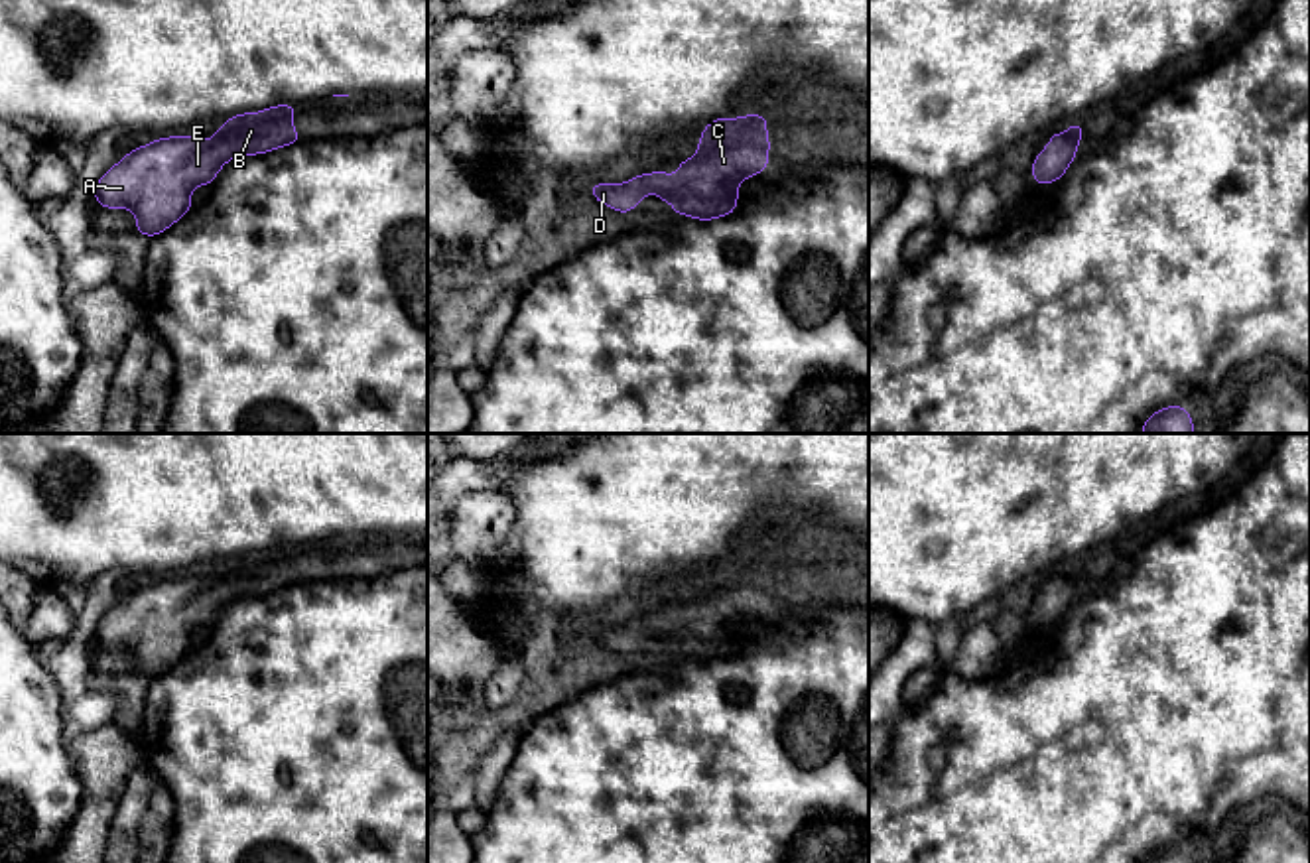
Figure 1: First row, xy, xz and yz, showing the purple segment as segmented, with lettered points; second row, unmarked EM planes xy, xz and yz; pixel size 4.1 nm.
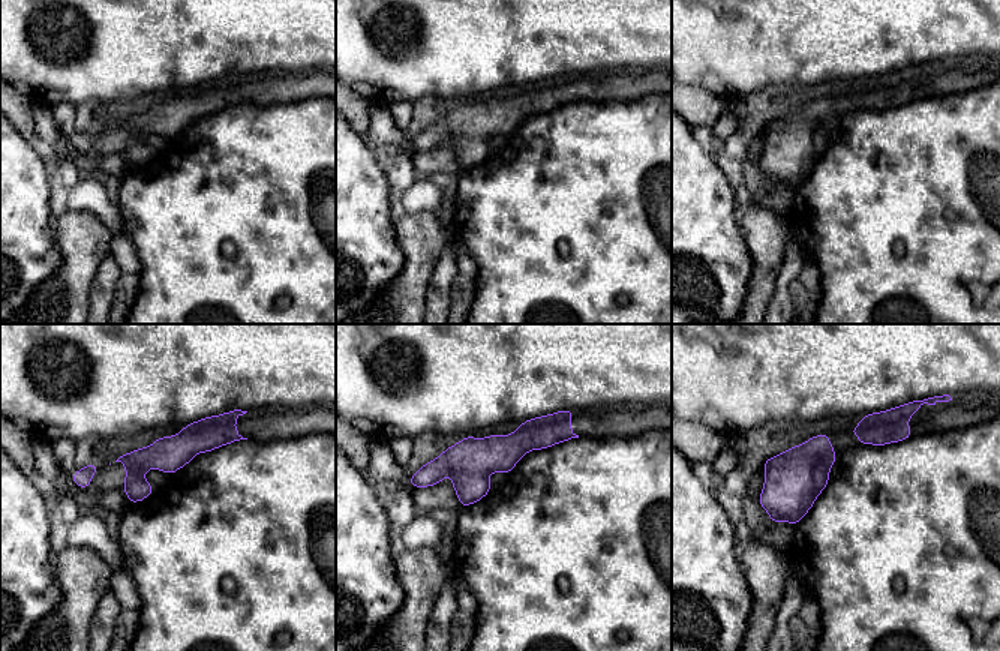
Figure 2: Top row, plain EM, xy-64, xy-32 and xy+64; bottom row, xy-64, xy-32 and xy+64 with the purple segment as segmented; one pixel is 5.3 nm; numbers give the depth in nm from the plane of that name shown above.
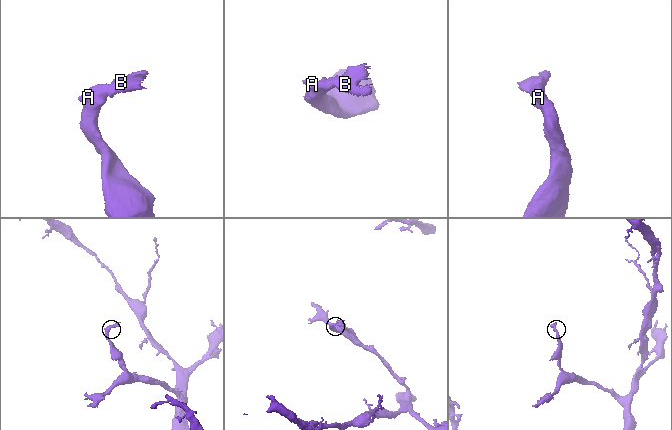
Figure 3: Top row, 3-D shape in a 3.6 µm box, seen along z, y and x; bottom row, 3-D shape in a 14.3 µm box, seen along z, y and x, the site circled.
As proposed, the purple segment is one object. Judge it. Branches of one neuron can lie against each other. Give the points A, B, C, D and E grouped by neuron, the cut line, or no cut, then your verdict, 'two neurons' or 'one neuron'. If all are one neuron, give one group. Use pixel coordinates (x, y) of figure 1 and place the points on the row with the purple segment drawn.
A B C D E; no cut; one neuron

